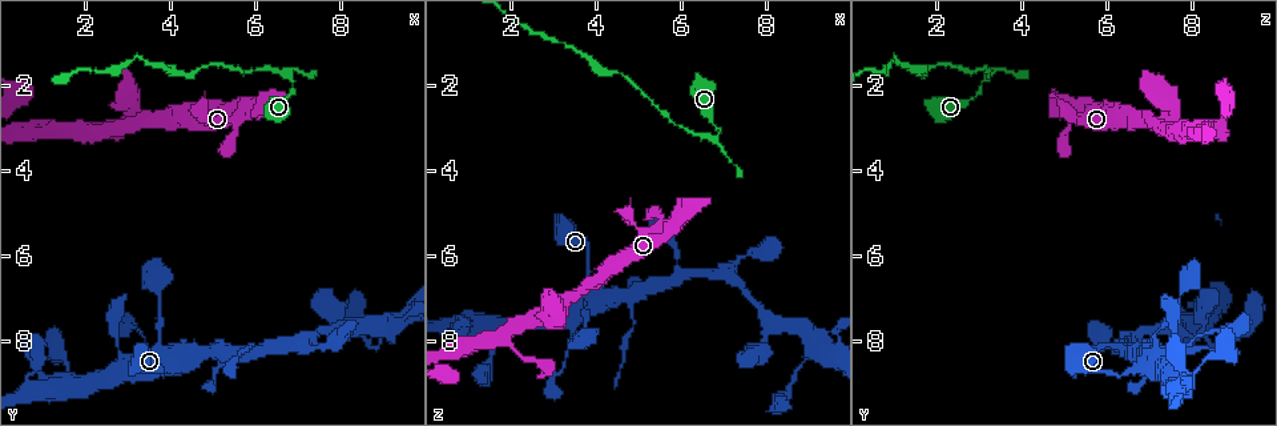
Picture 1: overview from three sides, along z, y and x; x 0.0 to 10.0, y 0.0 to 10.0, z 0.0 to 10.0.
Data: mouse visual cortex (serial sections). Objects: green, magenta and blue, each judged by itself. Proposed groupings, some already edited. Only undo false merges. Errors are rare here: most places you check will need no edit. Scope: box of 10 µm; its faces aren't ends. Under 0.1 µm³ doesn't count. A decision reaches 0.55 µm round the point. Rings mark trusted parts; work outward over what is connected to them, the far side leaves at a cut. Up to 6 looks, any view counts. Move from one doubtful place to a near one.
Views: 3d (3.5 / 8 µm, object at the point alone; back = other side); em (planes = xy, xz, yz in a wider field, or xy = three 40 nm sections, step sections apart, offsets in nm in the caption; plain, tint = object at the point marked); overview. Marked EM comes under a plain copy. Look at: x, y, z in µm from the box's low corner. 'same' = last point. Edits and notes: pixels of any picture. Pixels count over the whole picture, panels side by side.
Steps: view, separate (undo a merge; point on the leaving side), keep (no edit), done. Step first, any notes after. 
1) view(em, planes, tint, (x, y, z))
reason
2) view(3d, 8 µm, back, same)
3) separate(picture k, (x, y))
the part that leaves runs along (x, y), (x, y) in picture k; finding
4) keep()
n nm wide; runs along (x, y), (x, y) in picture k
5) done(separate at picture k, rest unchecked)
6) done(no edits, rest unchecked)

view(3d, 8 µm, (3.95, 8.65, 6.85))
four arms meet

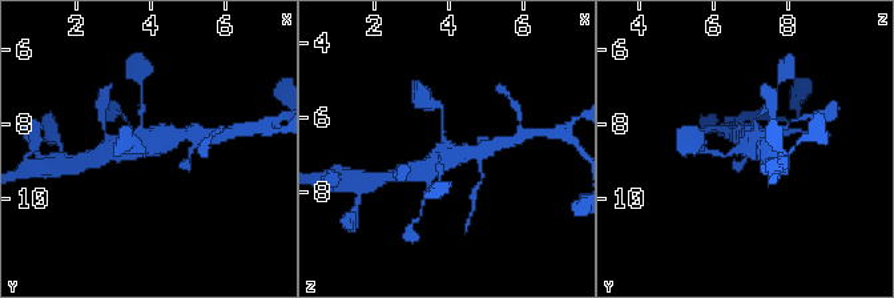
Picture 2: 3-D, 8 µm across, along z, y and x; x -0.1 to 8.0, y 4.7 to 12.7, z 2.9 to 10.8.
view(3d, 3.5 µm, back, same)
closer look

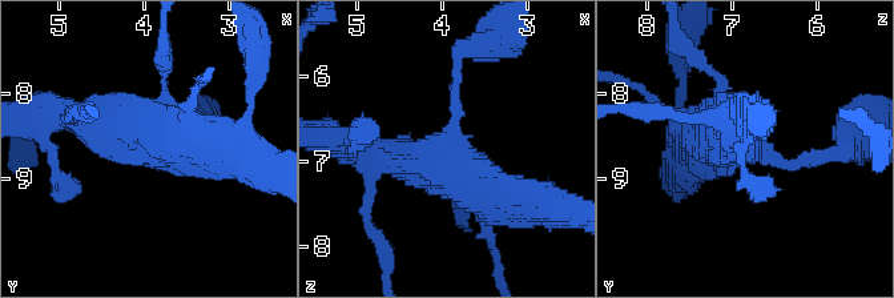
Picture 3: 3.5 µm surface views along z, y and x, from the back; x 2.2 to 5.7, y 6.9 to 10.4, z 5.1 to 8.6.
view(em, planes, tint, (3.90, 8.70, 6.85))
4 arms; arms of 150, 150, 400, 500 nm

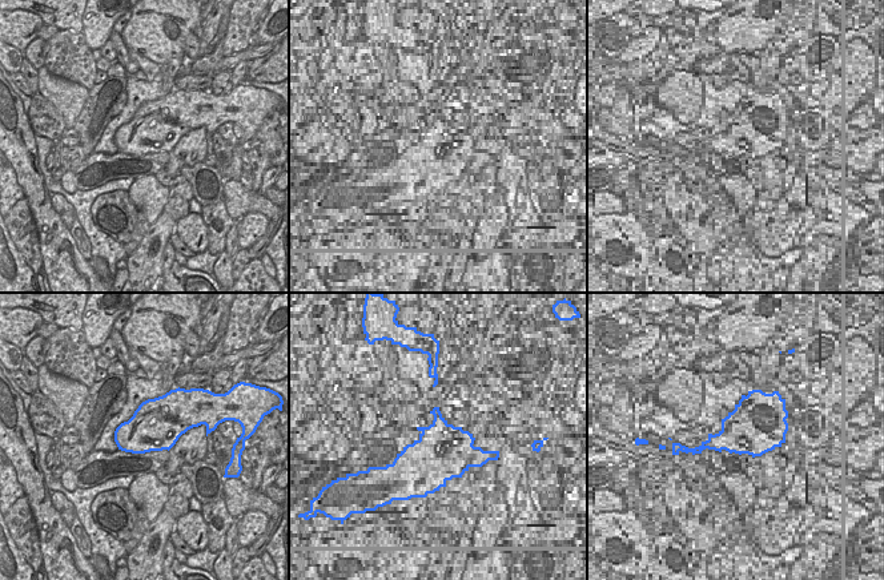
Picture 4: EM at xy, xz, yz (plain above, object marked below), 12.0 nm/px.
keep()
runs along (458, 81), (450, 147), (430, 162), (359, 147) in picture 3; continuous, no second cell

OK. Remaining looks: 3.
view(3d, 8 µm, back, (3.70, 7.00, 7.80))
narrows sharply

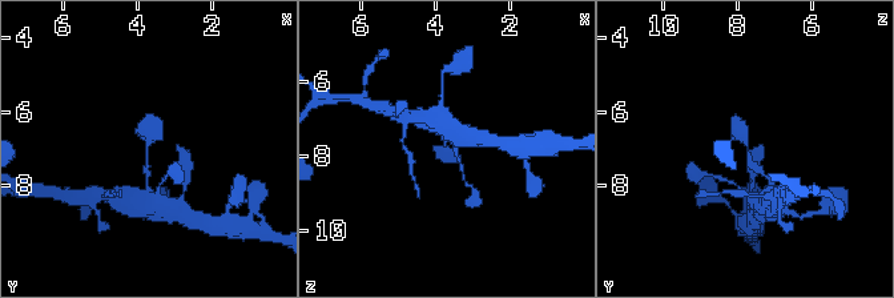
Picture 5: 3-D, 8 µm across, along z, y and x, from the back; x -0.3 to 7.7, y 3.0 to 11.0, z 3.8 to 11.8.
view(3d, 3.5 µm, same)
zoom in

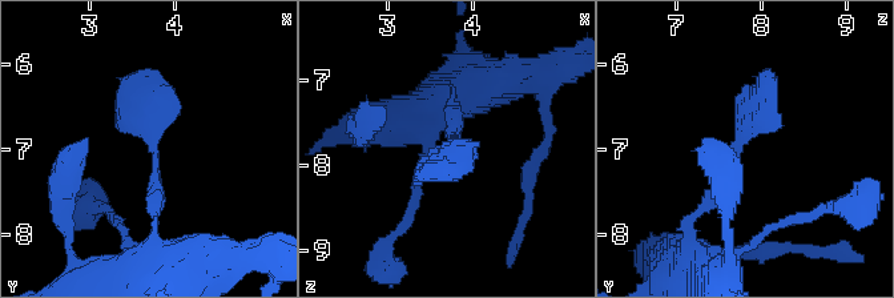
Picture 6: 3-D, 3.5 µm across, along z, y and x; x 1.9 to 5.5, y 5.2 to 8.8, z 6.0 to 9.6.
view(em, xy, step 1, tint, (3.80, 7.05, 7.70))
need the tissue

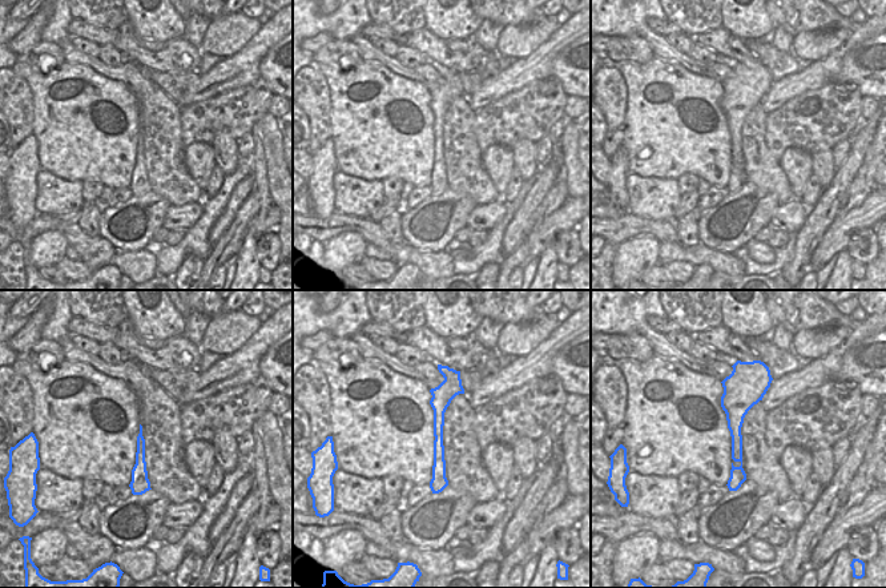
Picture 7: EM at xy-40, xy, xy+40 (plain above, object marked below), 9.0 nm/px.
keep()
runs along (450, 382), (439, 402), (435, 490) in picture 7; one cell here

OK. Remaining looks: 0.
done(no edits, rest unchecked)

